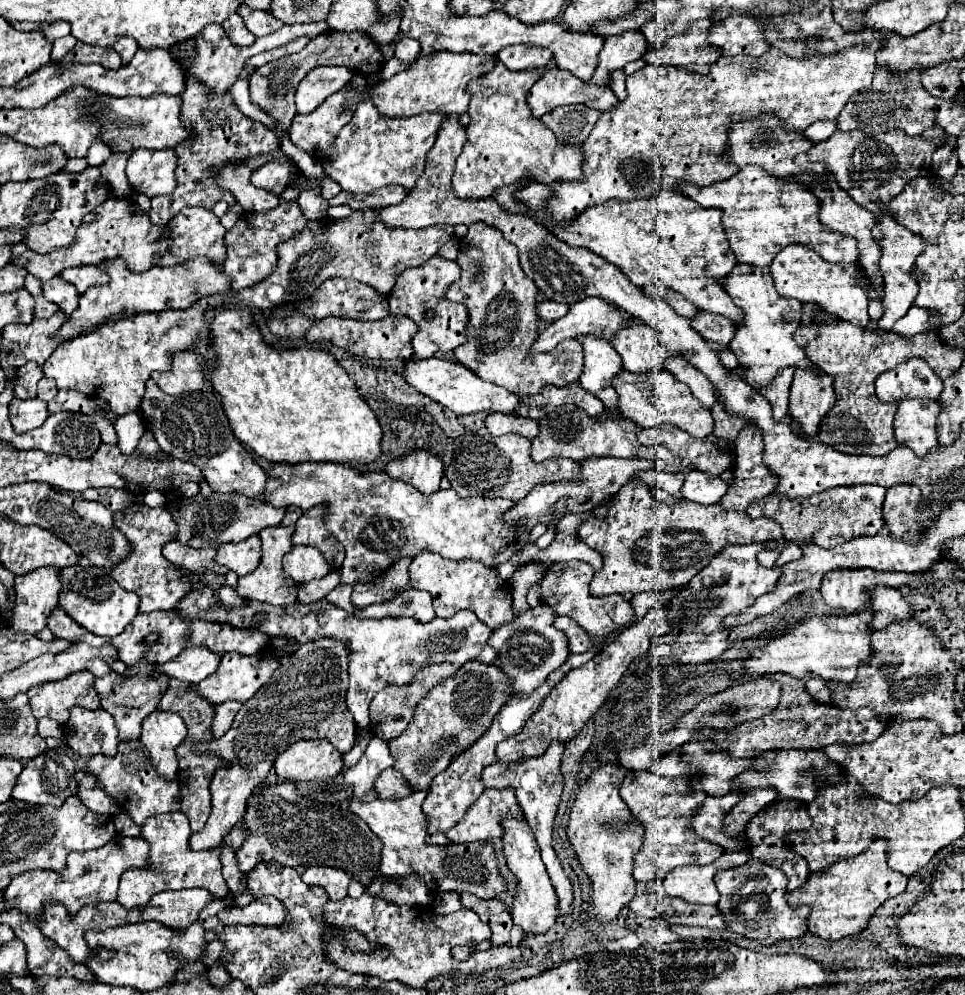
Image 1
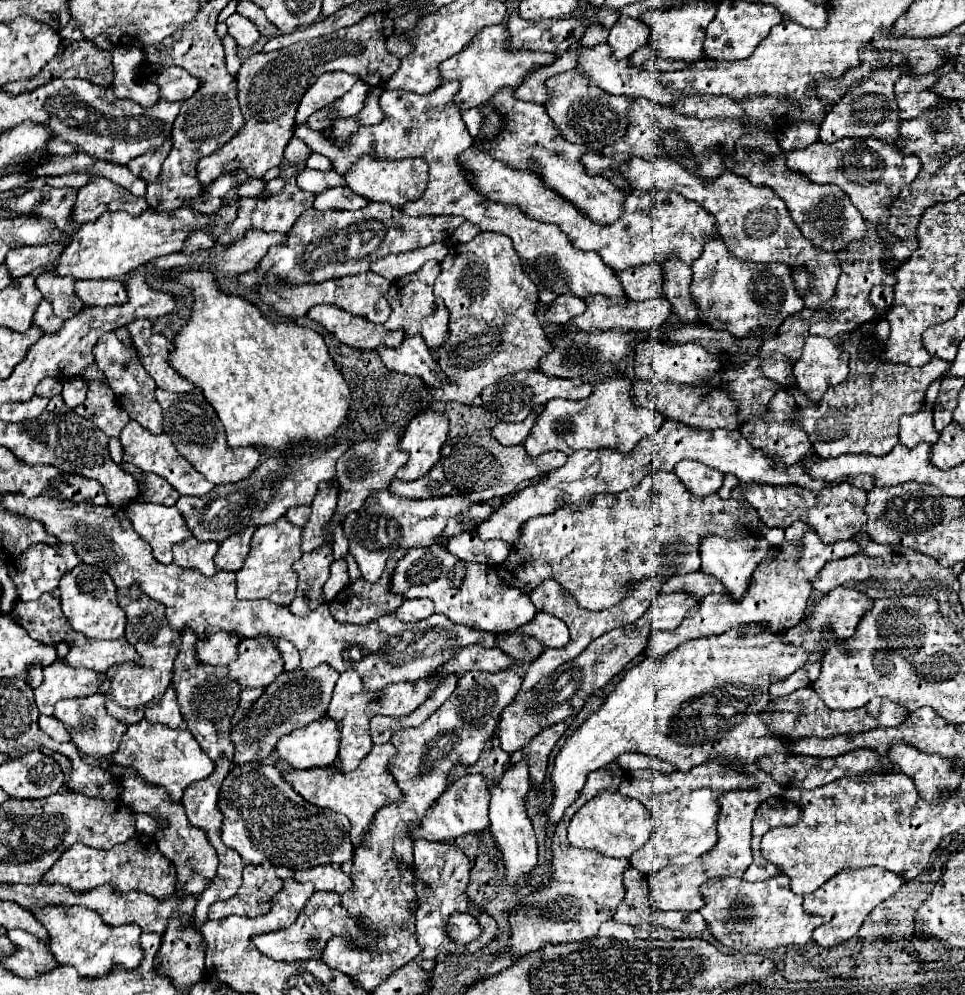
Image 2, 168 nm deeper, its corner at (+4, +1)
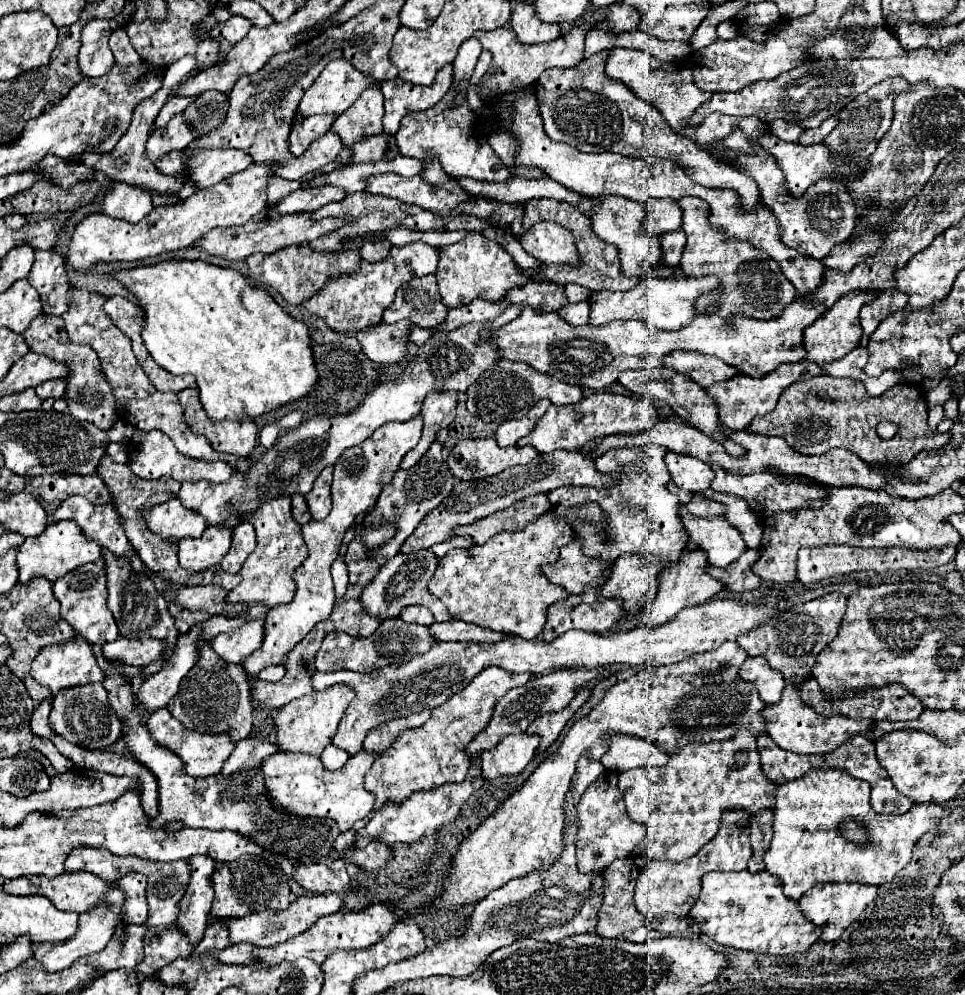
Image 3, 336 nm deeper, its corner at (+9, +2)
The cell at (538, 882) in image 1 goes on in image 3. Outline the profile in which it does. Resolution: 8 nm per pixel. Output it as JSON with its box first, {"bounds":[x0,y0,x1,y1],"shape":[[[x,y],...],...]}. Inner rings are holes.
{"bounds":[481,733,541,779],"shape":[[[529,733],[501,737],[493,749],[483,751],[481,755],[483,777],[495,779],[495,777],[519,775],[519,771],[523,771],[527,763],[533,759],[539,743],[541,737]]]}

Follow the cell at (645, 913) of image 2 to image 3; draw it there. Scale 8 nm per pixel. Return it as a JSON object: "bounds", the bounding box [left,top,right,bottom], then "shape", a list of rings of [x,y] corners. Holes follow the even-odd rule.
{"bounds":[597,857,645,939],"shape":[[[625,857],[625,859],[617,859],[613,865],[609,865],[603,871],[603,903],[599,907],[597,913],[597,935],[605,937],[605,939],[615,939],[615,937],[623,937],[625,933],[645,925],[645,917],[637,911],[635,901],[633,901],[633,887],[637,883],[637,875],[639,869],[635,867],[635,863]]]}

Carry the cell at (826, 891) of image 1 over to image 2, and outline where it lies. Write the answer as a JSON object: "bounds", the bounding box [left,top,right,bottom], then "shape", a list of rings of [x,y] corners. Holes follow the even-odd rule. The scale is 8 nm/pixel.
{"bounds":[804,868,904,944],"shape":[[[862,868],[862,870],[842,870],[832,876],[822,888],[804,896],[804,910],[810,914],[820,914],[824,924],[814,930],[814,942],[818,944],[840,944],[852,938],[864,918],[872,912],[874,906],[888,900],[894,892],[900,890],[904,880],[894,872],[886,872],[886,868]]]}

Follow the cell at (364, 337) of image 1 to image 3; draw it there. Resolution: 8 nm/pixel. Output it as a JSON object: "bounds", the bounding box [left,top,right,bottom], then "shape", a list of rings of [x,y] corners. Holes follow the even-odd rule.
{"bounds":[303,243,439,333],"shape":[[[409,243],[403,247],[391,247],[389,255],[383,261],[367,263],[361,261],[359,269],[351,275],[337,275],[325,283],[321,291],[317,291],[311,299],[307,299],[303,305],[309,313],[319,315],[331,329],[339,333],[351,333],[369,327],[371,323],[381,321],[383,311],[393,303],[395,291],[403,283],[407,283],[413,277],[431,275],[437,271],[439,263],[439,249],[431,247],[427,243]]]}

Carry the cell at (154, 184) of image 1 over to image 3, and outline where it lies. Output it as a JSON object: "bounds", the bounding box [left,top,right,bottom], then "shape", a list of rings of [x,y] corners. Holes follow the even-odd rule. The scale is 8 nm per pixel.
{"bounds":[147,113,195,161],"shape":[[[179,113],[175,115],[165,127],[161,127],[159,131],[155,129],[147,141],[147,155],[149,155],[149,161],[155,161],[159,159],[163,153],[171,151],[171,149],[185,149],[191,141],[195,141],[195,135],[193,135],[193,129],[191,125],[187,123],[187,119]]]}

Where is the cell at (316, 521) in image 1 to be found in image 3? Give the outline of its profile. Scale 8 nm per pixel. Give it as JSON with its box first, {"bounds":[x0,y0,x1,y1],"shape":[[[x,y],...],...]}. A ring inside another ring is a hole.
{"bounds":[305,465,333,521],"shape":[[[333,465],[325,467],[313,483],[313,489],[305,495],[313,521],[321,521],[331,511],[331,479],[333,479]]]}

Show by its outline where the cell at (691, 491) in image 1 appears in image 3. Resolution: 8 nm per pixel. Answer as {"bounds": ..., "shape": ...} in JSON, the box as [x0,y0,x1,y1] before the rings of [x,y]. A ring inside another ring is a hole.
{"bounds":[665,451,715,495],"shape":[[[669,451],[665,455],[665,465],[669,469],[673,483],[695,495],[703,493],[715,479],[715,471],[711,469],[711,465],[699,459],[693,459],[691,455],[679,455]]]}

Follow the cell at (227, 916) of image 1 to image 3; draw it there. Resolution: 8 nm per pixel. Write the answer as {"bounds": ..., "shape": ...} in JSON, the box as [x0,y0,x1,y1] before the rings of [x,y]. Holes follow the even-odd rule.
{"bounds":[211,855,291,917],"shape":[[[241,855],[233,863],[221,863],[211,875],[211,885],[215,891],[211,915],[217,917],[247,917],[261,911],[279,911],[291,903],[291,889],[285,873],[267,857]]]}

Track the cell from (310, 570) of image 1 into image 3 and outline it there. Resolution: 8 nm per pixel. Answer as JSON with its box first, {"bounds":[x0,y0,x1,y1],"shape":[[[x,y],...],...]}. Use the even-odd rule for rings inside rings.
{"bounds":[243,415,423,675],"shape":[[[415,415],[409,421],[389,421],[381,425],[369,439],[365,439],[361,445],[347,449],[341,459],[335,463],[335,473],[333,473],[333,509],[323,521],[309,521],[305,523],[303,529],[303,539],[309,549],[309,557],[295,569],[293,581],[297,585],[297,593],[291,603],[273,607],[267,615],[267,625],[265,625],[265,639],[263,645],[245,659],[243,669],[247,675],[259,675],[261,669],[269,665],[279,665],[283,655],[287,655],[317,623],[325,621],[335,605],[335,593],[333,593],[333,581],[331,581],[331,565],[339,557],[339,547],[343,543],[345,531],[353,525],[355,515],[371,509],[377,503],[377,497],[381,489],[393,479],[395,471],[399,469],[401,459],[405,457],[407,451],[411,451],[419,439],[421,439],[421,429],[423,429],[423,417]]]}

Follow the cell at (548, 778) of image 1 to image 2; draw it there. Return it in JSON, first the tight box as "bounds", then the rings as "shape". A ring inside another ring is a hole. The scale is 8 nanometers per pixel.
{"bounds":[512,720,572,790],"shape":[[[564,720],[562,724],[556,724],[554,728],[546,728],[542,730],[524,750],[522,754],[516,752],[512,754],[512,764],[520,760],[520,756],[528,762],[528,768],[530,768],[530,782],[532,786],[540,788],[542,790],[542,782],[544,782],[544,774],[546,774],[546,768],[548,768],[548,758],[550,758],[550,752],[552,748],[556,746],[556,742],[562,738],[562,734],[566,732],[568,724],[572,720]]]}

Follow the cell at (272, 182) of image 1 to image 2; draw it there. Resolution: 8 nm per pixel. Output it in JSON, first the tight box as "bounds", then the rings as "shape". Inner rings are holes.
{"bounds":[278,136,312,182],"shape":[[[292,136],[292,140],[288,142],[286,146],[286,152],[284,152],[284,160],[282,164],[278,166],[280,168],[280,176],[284,182],[288,182],[290,178],[294,178],[296,174],[300,174],[304,168],[306,168],[306,160],[308,156],[312,154],[312,150],[296,136]]]}

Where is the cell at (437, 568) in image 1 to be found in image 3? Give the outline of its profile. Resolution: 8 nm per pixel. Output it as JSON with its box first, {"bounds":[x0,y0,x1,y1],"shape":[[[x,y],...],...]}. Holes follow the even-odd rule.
{"bounds":[359,549,453,623],"shape":[[[429,549],[413,551],[409,555],[401,555],[401,553],[395,555],[393,559],[389,559],[389,563],[385,563],[385,567],[381,567],[381,571],[373,577],[373,581],[361,591],[359,601],[365,609],[365,613],[385,621],[385,619],[399,617],[401,609],[405,609],[409,605],[425,605],[433,613],[435,621],[439,621],[439,623],[453,621],[453,619],[449,619],[445,605],[439,599],[433,599],[433,595],[429,595],[429,591],[427,591],[427,583],[433,577],[435,569],[437,569],[437,557]]]}

